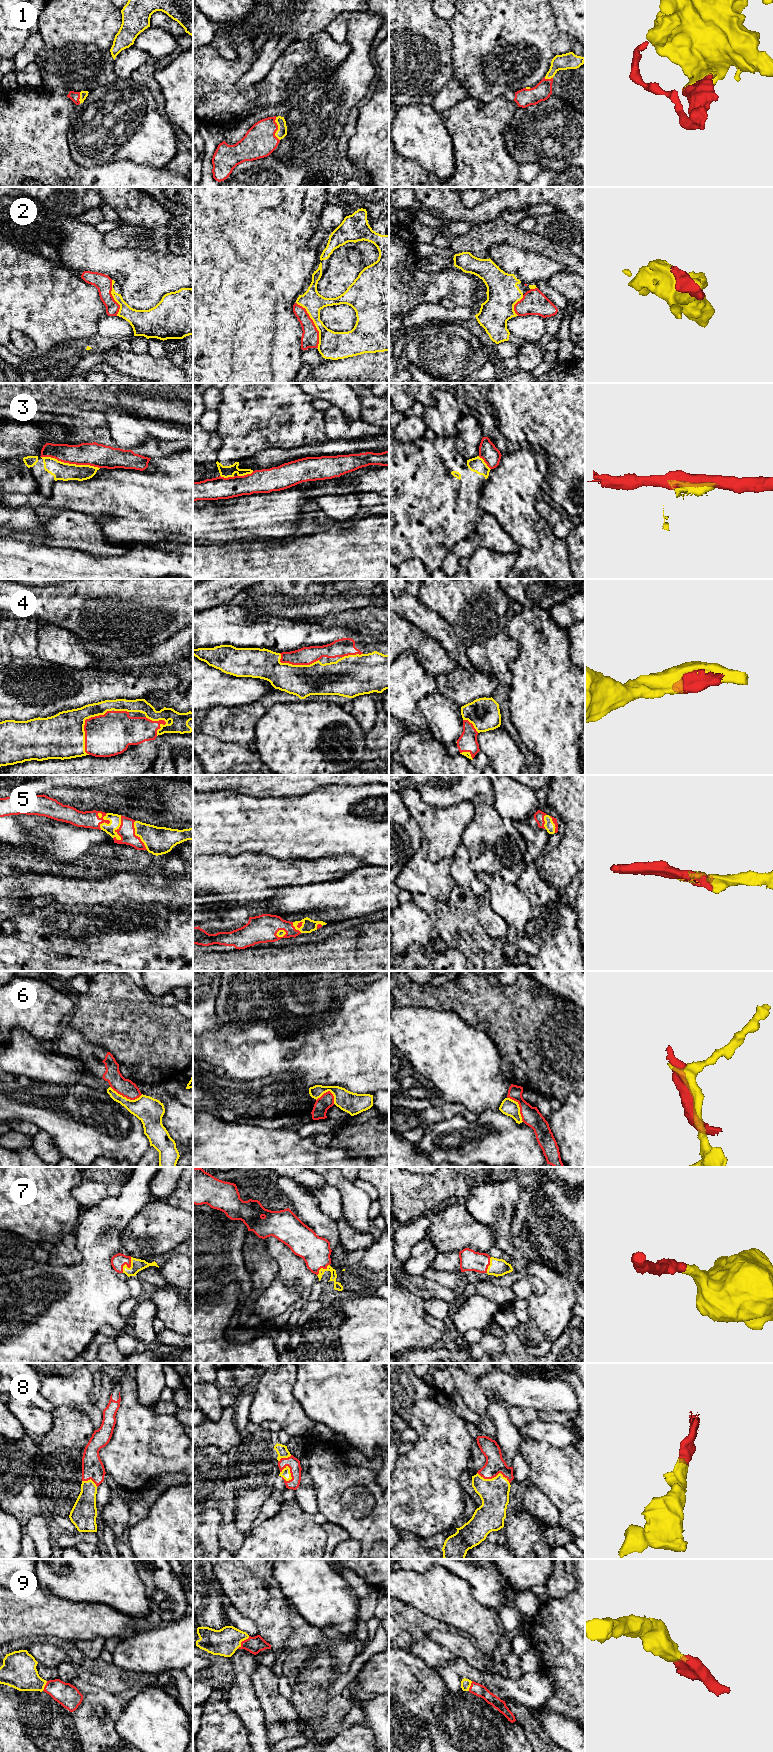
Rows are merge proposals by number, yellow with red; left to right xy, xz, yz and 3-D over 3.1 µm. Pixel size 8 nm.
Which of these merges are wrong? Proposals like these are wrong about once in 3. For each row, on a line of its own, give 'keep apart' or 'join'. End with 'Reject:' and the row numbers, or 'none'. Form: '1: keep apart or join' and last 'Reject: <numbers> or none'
1: join
2: keep apart
3: keep apart
4: join
5: join
6: keep apart
7: join
8: join
9: join
Reject: 2, 3, 6

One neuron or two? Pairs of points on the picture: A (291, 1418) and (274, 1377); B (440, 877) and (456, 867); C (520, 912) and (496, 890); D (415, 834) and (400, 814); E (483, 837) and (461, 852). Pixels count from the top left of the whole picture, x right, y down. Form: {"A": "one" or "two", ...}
{"A": "one", "B": "two", "C": "one", "D": "one", "E": "two"}

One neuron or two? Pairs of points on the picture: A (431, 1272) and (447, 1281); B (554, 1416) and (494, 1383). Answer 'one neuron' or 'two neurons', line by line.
A: one neuron
B: two neurons

